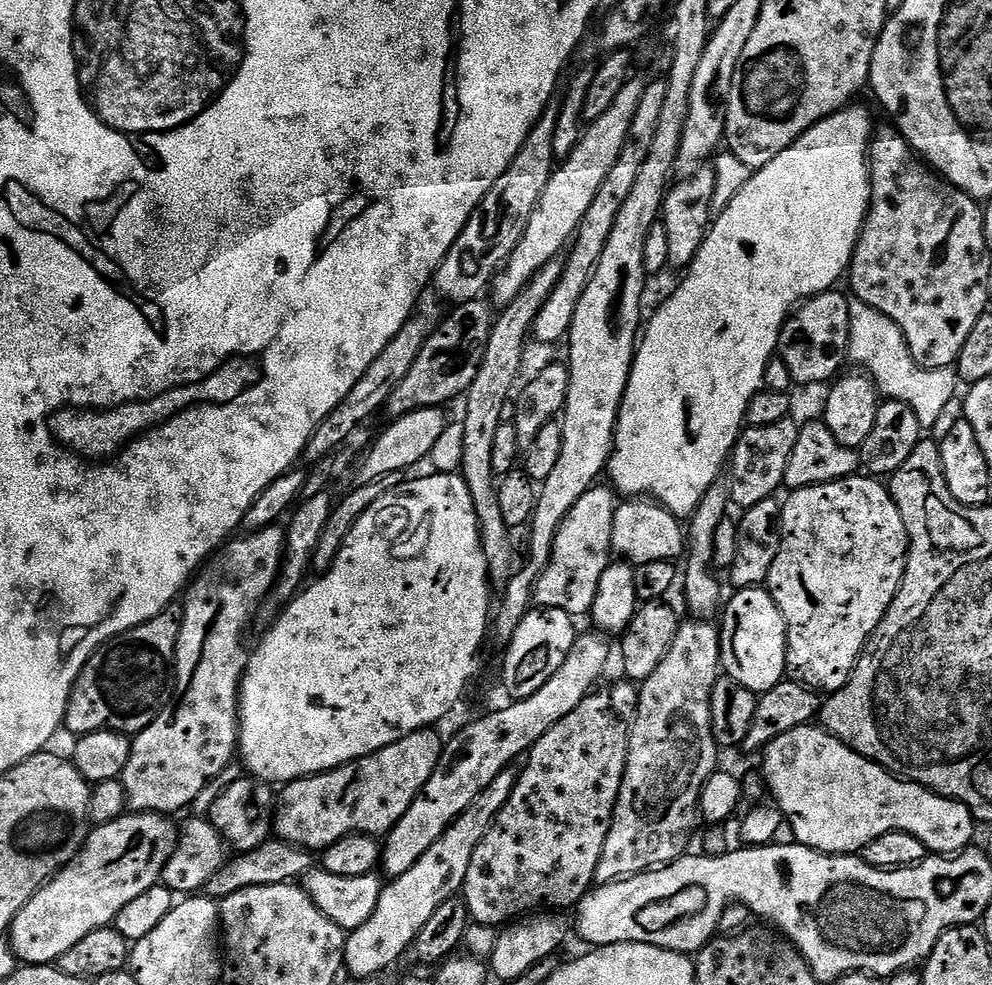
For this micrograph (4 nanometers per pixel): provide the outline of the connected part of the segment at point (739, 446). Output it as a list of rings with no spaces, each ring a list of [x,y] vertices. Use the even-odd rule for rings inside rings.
[[[789,418],[782,422],[770,422],[770,426],[745,427],[736,439],[730,457],[730,500],[737,509],[743,510],[750,506],[758,506],[758,502],[771,500],[776,491],[784,488],[786,465],[790,462],[790,453],[798,442],[800,424]]]

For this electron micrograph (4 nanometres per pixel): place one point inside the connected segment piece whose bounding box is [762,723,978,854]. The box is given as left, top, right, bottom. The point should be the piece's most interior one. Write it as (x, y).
(836, 801)

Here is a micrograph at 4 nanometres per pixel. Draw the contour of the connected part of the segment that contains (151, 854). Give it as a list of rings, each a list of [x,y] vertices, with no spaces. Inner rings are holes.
[[[132,812],[109,824],[95,825],[89,831],[88,842],[80,849],[80,853],[40,888],[12,920],[10,943],[16,951],[17,961],[28,966],[55,965],[60,956],[70,950],[70,946],[78,946],[78,942],[82,942],[82,938],[94,930],[109,927],[122,906],[127,906],[134,898],[138,898],[138,894],[146,894],[146,890],[161,883],[166,862],[170,862],[180,837],[177,825],[172,825],[168,820],[171,819],[159,812]]]

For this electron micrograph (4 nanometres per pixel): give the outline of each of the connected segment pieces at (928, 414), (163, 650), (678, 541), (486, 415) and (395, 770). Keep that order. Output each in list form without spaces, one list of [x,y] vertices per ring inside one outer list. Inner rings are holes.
[[[849,299],[850,306],[850,346],[848,360],[856,363],[857,369],[872,377],[876,391],[881,397],[897,400],[906,406],[918,418],[921,429],[932,428],[944,416],[948,403],[956,396],[958,373],[955,367],[930,370],[918,366],[908,349],[906,338],[900,327],[886,314],[866,306],[866,302]]]
[[[173,602],[165,612],[150,618],[150,622],[142,622],[142,626],[134,626],[129,632],[114,637],[107,647],[100,648],[86,662],[84,669],[78,674],[76,684],[72,688],[72,696],[68,699],[68,709],[64,715],[63,727],[79,738],[91,732],[122,732],[135,734],[146,730],[154,718],[168,705],[176,682],[176,647],[178,634],[182,630],[183,607]]]
[[[628,498],[616,505],[612,551],[633,566],[663,560],[676,562],[686,552],[686,528],[674,513],[667,512],[661,504],[648,498]]]
[[[559,259],[551,260],[549,264],[540,268],[534,279],[522,290],[522,294],[518,294],[518,298],[514,298],[514,302],[507,304],[499,315],[495,317],[492,333],[490,334],[490,342],[486,346],[486,354],[482,358],[482,366],[478,366],[478,374],[471,386],[468,387],[467,393],[462,400],[462,403],[464,403],[462,423],[465,426],[465,430],[463,431],[464,453],[462,454],[459,471],[464,477],[466,486],[470,490],[470,498],[474,502],[474,510],[480,523],[480,541],[484,547],[484,557],[488,563],[488,575],[493,585],[506,585],[518,567],[518,556],[516,560],[516,552],[512,549],[512,540],[508,537],[511,535],[509,528],[506,526],[506,518],[502,518],[502,510],[498,510],[498,494],[496,493],[497,487],[494,481],[496,476],[496,471],[494,470],[494,437],[498,434],[498,426],[505,419],[504,407],[507,404],[509,407],[510,397],[517,387],[516,379],[519,378],[520,367],[524,364],[524,347],[528,344],[528,336],[530,340],[530,333],[533,331],[538,314],[542,310],[542,306],[547,302],[549,294],[556,288],[556,283],[560,281],[560,276],[563,273],[564,264]]]
[[[436,730],[411,732],[398,742],[340,768],[290,781],[283,785],[276,802],[275,835],[309,850],[329,848],[355,832],[383,837],[420,797],[420,791],[440,765],[444,745]]]

